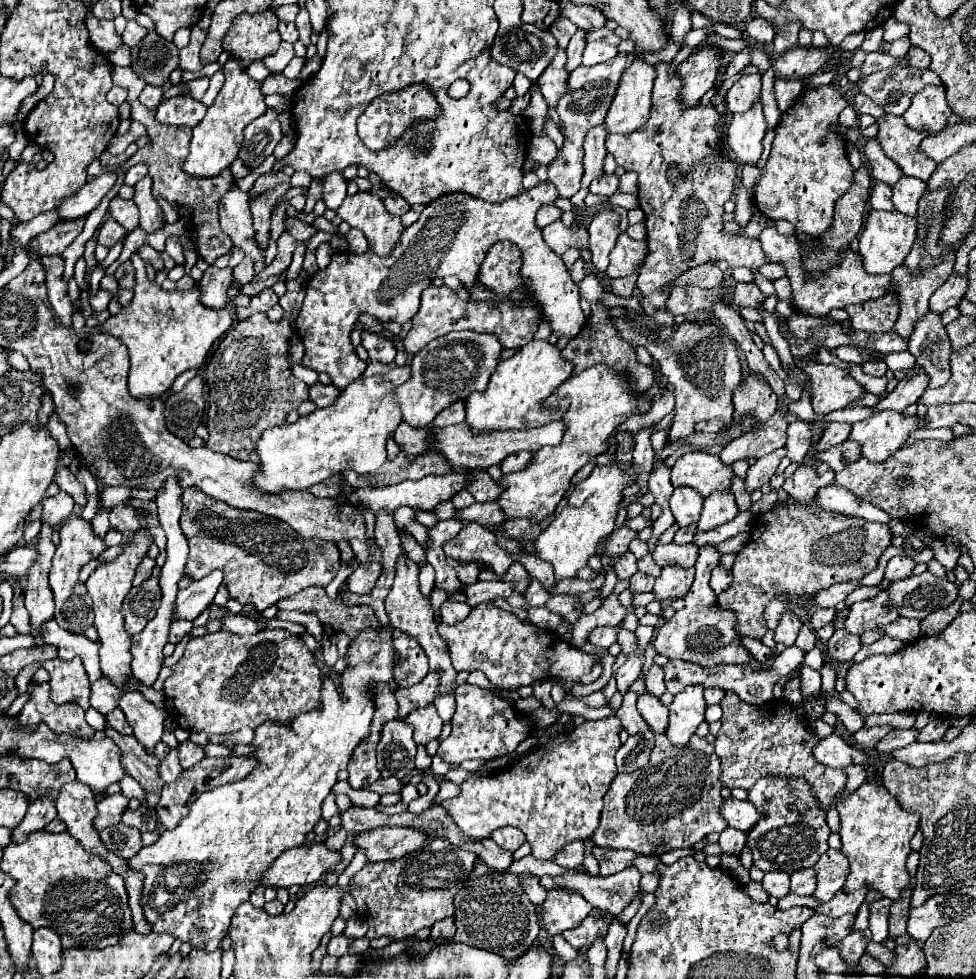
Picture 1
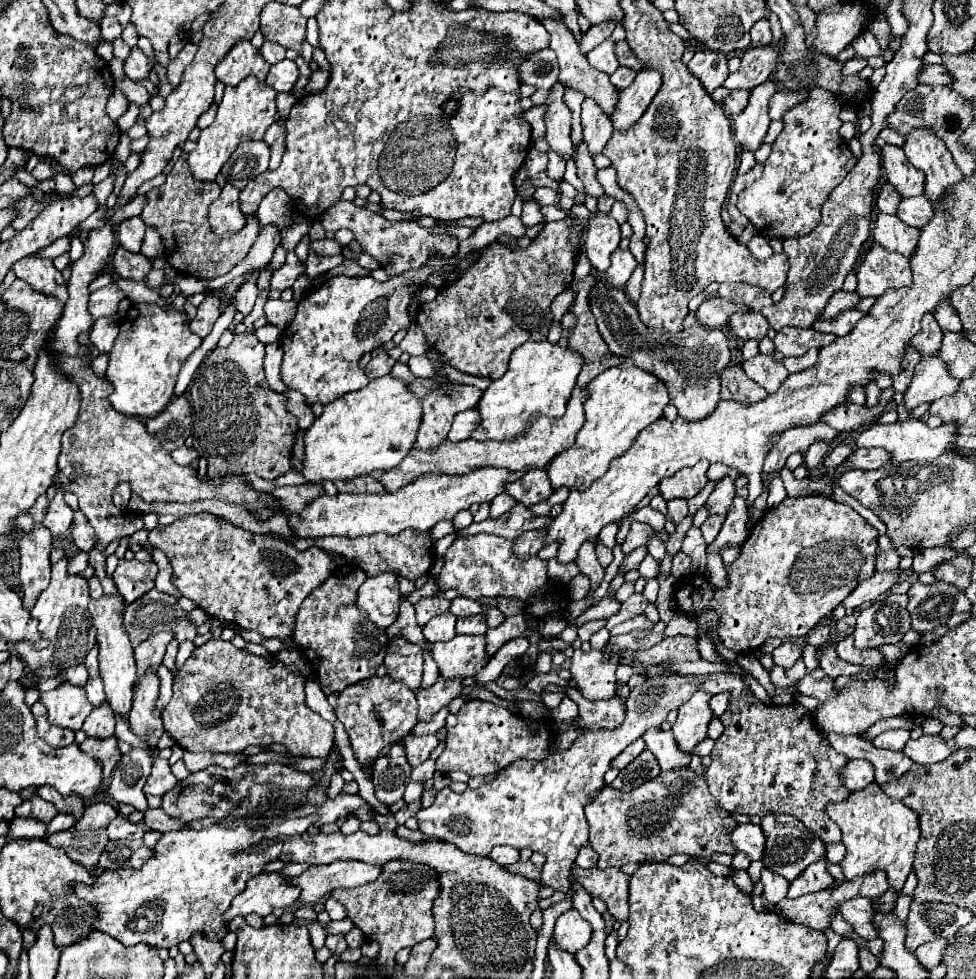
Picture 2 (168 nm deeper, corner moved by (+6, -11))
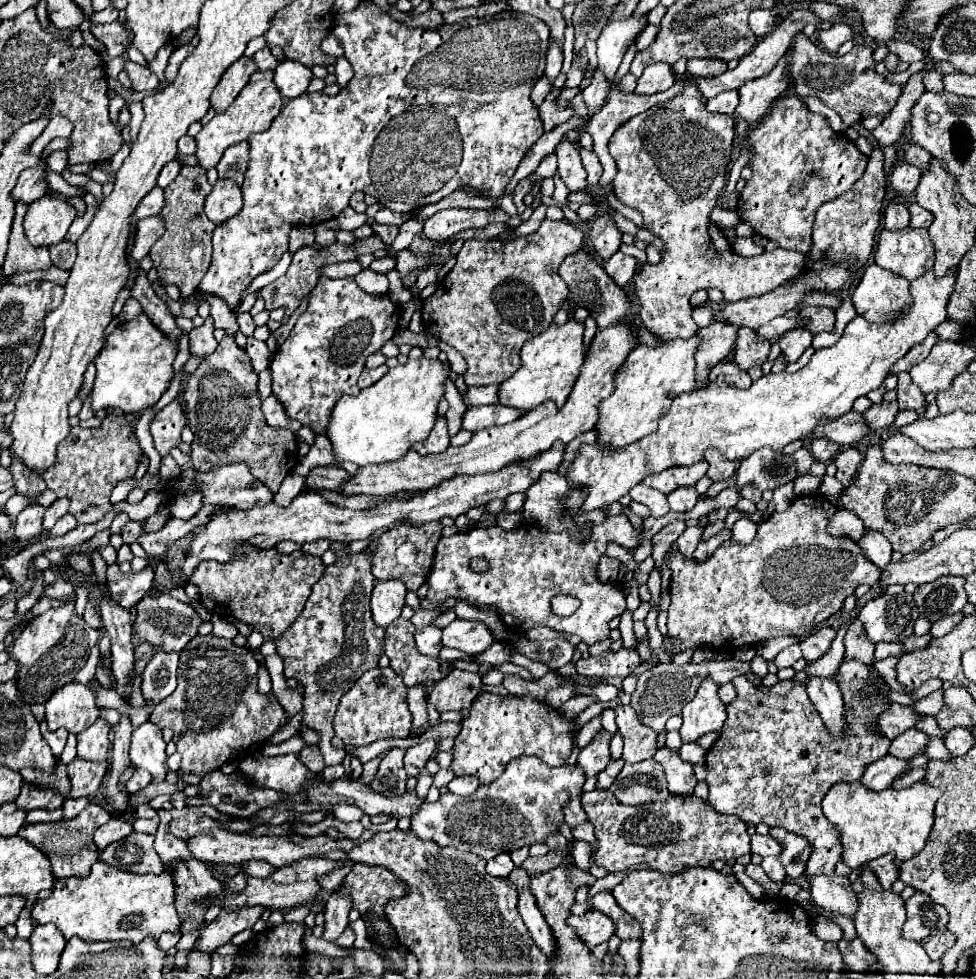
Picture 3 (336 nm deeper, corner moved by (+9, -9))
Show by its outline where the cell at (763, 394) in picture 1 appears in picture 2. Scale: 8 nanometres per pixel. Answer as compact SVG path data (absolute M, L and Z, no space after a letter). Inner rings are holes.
M729 364L723 370L719 370L719 380L721 398L725 400L741 400L743 404L753 404L767 396L767 392L757 382L747 378L739 364Z

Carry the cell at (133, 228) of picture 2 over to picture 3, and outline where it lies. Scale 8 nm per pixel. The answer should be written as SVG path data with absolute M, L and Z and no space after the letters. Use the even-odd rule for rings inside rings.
M150 216L150 218L144 218L144 220L138 220L136 224L136 230L134 230L134 242L132 242L132 250L130 250L130 256L138 262L142 260L152 244L156 242L156 238L160 238L164 232L164 222L160 216Z

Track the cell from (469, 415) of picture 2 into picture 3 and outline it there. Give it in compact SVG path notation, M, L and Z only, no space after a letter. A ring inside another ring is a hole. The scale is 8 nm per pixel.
M492 404L492 406L470 406L462 416L462 430L478 432L496 424L508 424L520 418L520 410L512 410L508 406Z

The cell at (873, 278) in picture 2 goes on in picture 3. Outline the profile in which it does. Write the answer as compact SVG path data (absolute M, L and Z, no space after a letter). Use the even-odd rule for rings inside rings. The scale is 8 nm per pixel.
M876 264L866 266L852 294L856 312L864 314L864 318L870 322L894 320L908 300L910 282L900 278L900 274L892 274Z

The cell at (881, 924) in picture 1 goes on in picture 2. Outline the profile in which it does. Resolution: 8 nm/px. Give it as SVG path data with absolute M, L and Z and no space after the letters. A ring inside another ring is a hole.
M855 896L851 900L845 900L839 906L839 912L845 918L845 922L849 922L853 926L857 936L861 936L863 940L875 938L875 928L871 928L871 916L875 910L873 910L869 898Z

